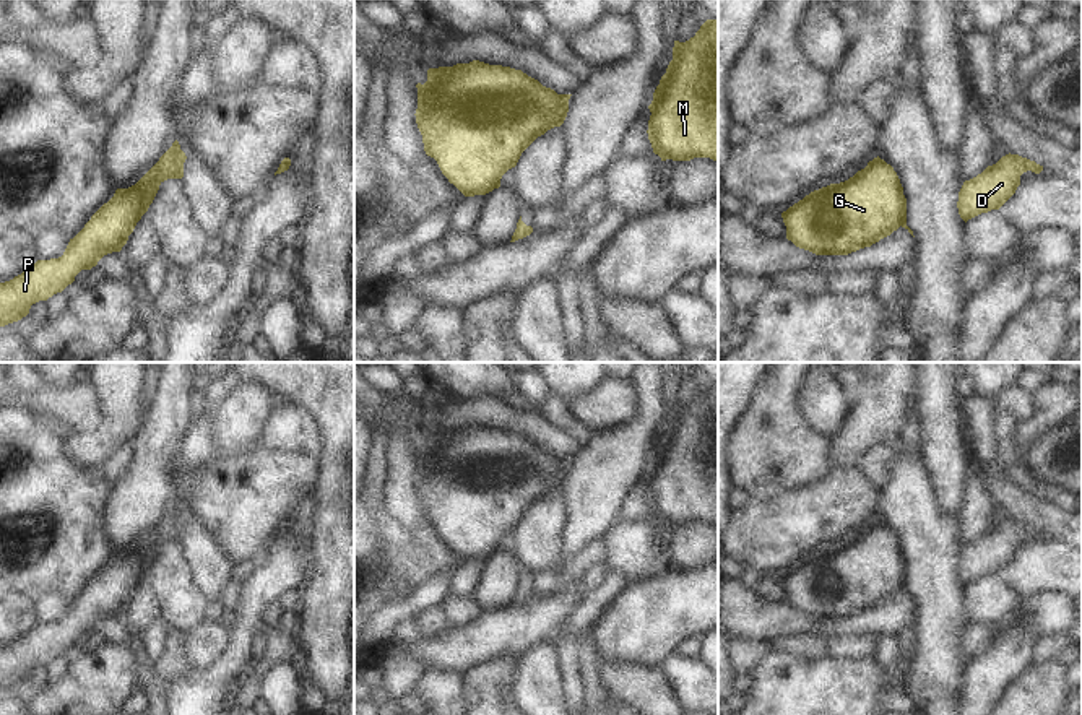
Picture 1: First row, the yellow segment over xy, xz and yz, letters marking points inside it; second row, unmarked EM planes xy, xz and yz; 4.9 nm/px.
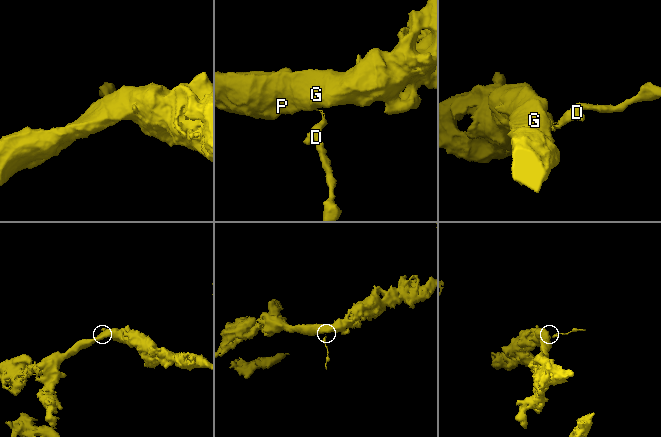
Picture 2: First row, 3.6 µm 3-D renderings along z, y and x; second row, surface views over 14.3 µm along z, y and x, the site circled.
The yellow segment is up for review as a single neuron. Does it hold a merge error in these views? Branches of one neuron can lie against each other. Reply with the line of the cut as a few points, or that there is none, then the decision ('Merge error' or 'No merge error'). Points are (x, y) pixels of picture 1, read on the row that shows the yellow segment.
Split along xy (134, 225), (127, 234). Merge error

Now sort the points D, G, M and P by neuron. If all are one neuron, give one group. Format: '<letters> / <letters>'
D / G M P

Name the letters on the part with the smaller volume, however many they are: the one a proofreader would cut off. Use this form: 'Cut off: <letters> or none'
Cut off: D

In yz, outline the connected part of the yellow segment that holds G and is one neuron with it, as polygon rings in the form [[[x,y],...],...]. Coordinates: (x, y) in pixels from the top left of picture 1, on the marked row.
[[[877,156],[848,180],[811,192],[781,218],[796,247],[848,255],[897,231],[907,221],[907,198],[894,167]]]

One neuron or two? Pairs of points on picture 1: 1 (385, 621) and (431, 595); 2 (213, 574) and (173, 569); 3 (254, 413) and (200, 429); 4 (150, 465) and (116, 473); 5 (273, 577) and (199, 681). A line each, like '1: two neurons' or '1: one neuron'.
1: one neuron
2: two neurons
3: two neurons
4: two neurons
5: one neuron

